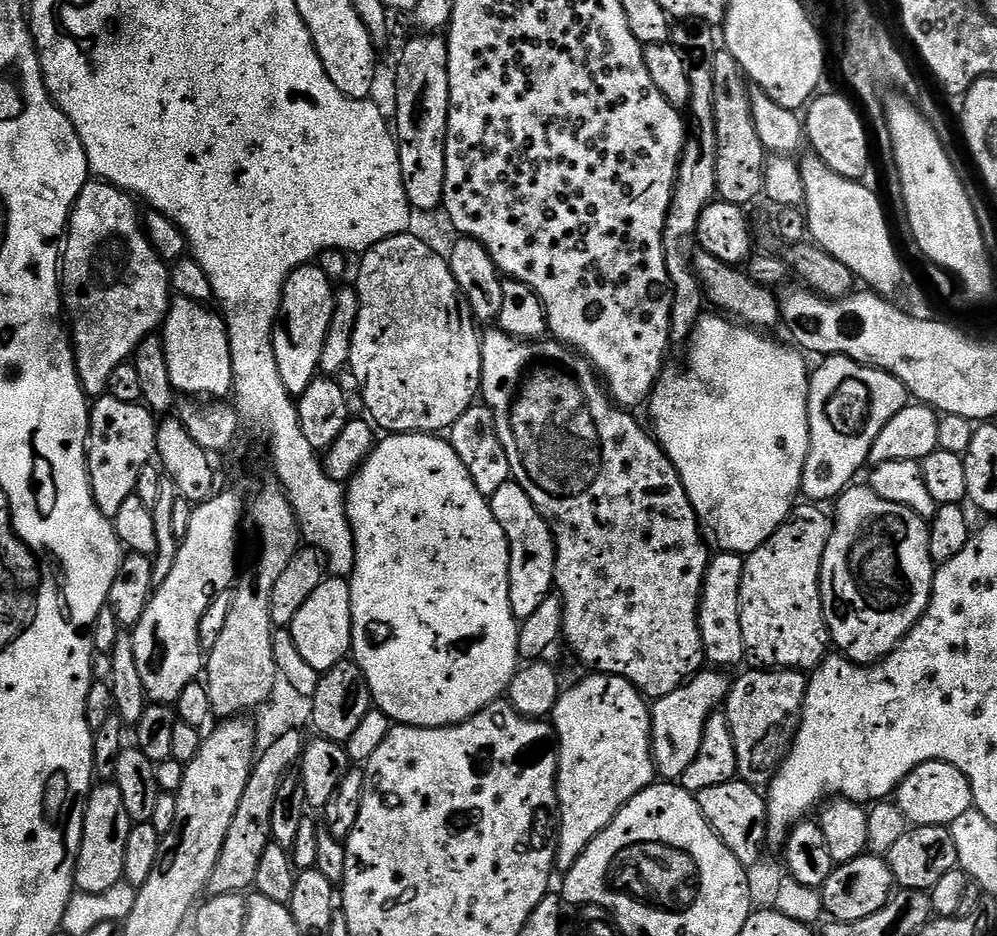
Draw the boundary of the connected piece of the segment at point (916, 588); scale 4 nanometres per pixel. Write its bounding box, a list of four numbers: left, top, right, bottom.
[820,486,934,664]

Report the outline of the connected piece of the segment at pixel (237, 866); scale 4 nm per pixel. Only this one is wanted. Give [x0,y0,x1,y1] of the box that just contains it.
[206,730,306,896]

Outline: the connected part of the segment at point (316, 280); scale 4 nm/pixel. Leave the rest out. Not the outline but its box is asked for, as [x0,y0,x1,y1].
[272,263,335,398]

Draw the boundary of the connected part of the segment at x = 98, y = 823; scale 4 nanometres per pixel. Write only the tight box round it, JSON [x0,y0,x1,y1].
[75,782,132,894]

